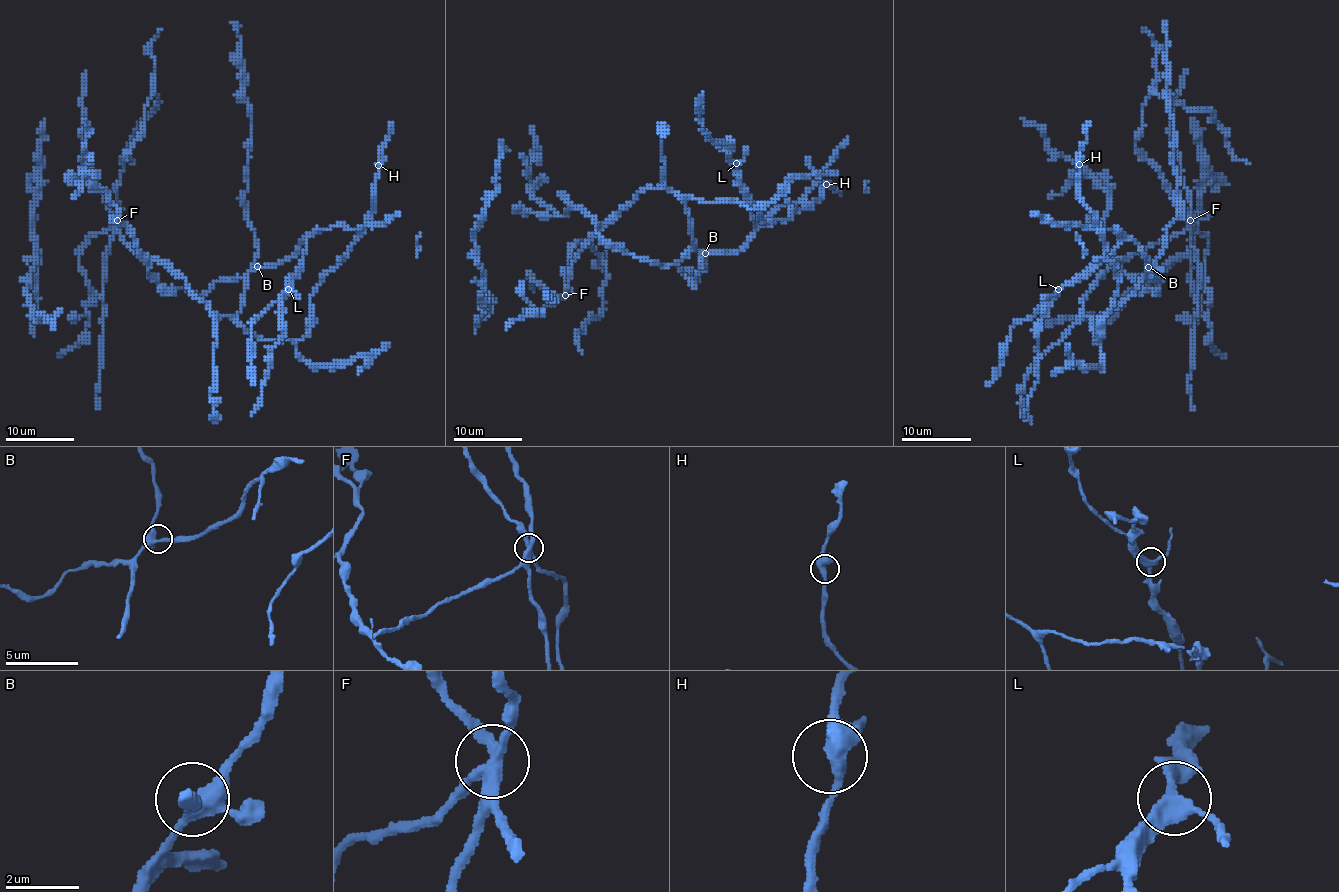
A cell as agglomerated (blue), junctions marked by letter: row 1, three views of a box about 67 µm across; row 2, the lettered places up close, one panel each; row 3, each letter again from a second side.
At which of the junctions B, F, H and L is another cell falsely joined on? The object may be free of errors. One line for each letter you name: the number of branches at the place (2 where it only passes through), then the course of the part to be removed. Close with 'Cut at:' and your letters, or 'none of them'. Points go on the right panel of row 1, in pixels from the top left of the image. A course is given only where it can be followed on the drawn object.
Cut at: none of them

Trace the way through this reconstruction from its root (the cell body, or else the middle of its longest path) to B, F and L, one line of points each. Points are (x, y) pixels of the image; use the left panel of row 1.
B: (161, 261), (176, 272), (187, 287), (218, 315), (237, 315), (240, 311), (245, 279), (257, 266)
F: (161, 261), (138, 254), (121, 237), (118, 220)
L: (161, 261), (214, 313), (237, 315), (249, 273), (287, 261), (306, 239), (302, 265), (288, 289)

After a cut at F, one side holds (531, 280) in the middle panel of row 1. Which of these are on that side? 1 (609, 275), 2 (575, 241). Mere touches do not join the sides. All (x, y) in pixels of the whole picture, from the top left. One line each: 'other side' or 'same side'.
1: other side
2: other side

